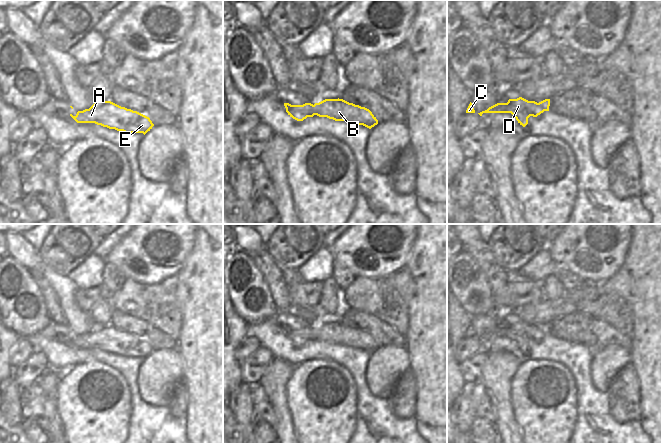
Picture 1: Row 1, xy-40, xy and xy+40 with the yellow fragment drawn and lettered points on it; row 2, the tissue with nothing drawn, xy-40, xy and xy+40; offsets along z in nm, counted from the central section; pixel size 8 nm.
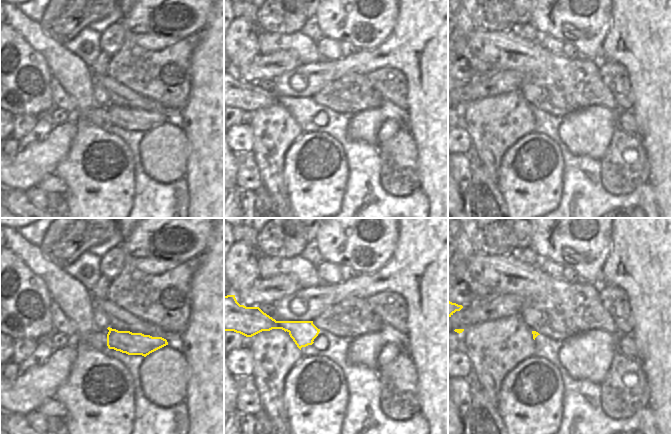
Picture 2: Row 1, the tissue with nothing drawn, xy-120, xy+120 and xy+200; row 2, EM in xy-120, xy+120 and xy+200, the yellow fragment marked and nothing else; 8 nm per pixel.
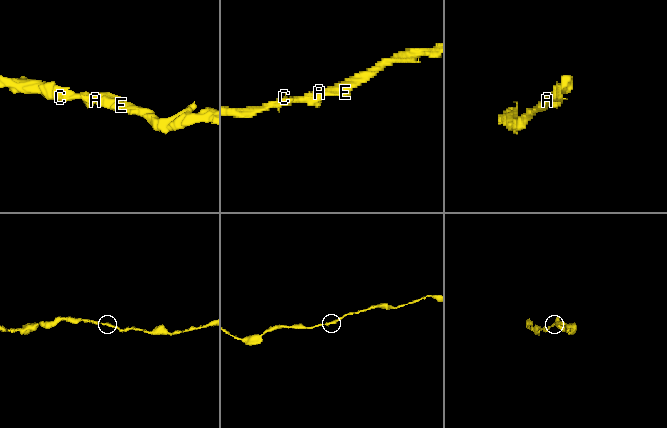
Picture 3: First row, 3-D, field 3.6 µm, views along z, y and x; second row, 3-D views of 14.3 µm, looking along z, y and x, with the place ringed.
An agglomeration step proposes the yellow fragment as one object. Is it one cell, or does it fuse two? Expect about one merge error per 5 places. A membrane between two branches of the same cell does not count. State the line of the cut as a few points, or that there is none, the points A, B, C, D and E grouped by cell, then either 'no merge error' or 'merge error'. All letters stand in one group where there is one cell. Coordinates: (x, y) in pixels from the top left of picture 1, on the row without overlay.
no cut | A B C D E | no merge error

